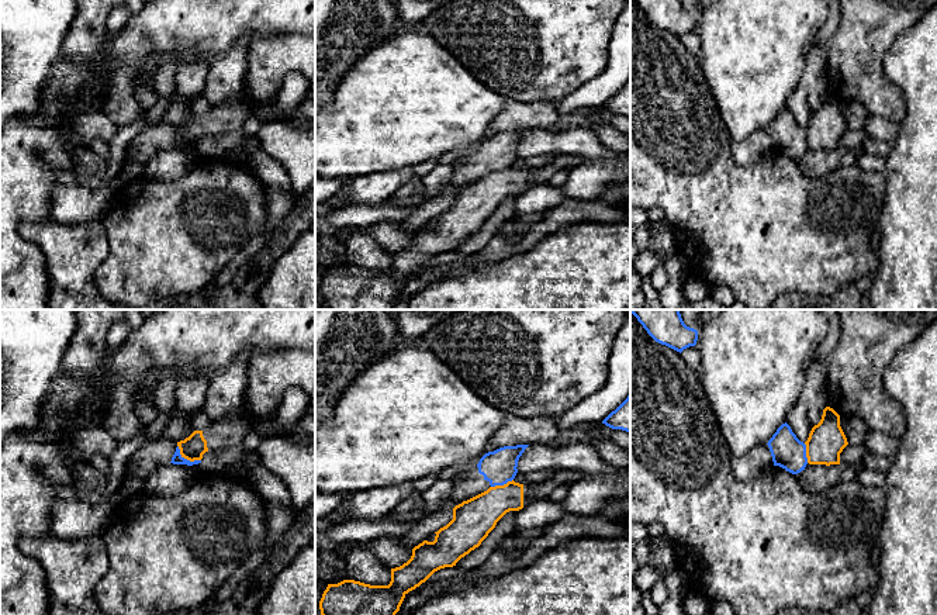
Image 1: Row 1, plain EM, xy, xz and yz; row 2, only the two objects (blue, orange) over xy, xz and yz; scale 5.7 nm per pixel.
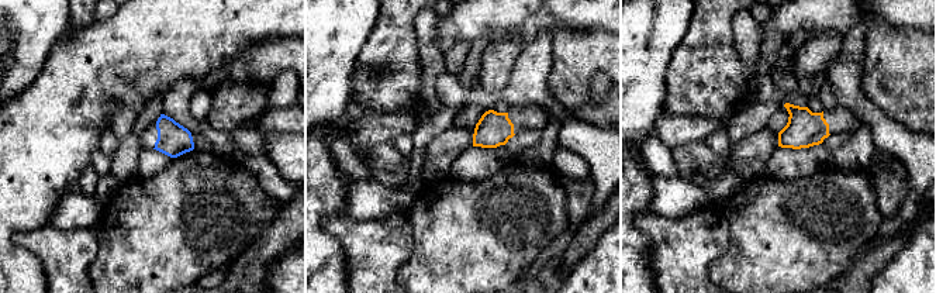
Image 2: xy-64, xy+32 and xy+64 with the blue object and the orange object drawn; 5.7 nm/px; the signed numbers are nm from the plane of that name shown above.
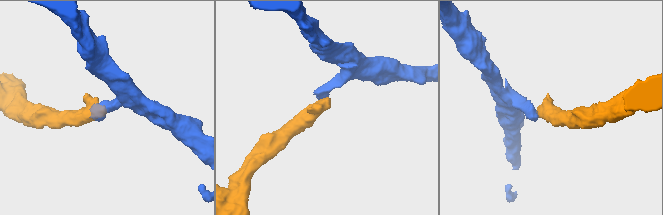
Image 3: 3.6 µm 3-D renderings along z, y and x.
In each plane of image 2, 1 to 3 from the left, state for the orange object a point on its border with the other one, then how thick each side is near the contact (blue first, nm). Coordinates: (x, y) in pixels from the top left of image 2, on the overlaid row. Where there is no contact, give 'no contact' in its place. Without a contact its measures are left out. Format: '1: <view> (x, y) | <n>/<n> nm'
1: no contact
2: no contact
3: no contact

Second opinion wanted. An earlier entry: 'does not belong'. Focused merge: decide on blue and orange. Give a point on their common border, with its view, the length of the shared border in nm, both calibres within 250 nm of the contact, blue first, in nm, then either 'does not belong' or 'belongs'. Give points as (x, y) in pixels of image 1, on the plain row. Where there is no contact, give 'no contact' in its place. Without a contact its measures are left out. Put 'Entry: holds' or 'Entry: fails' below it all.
contact xy (186, 144); length 160 nm; calibres 60 and 140 nm; does not belong
Entry: holds

